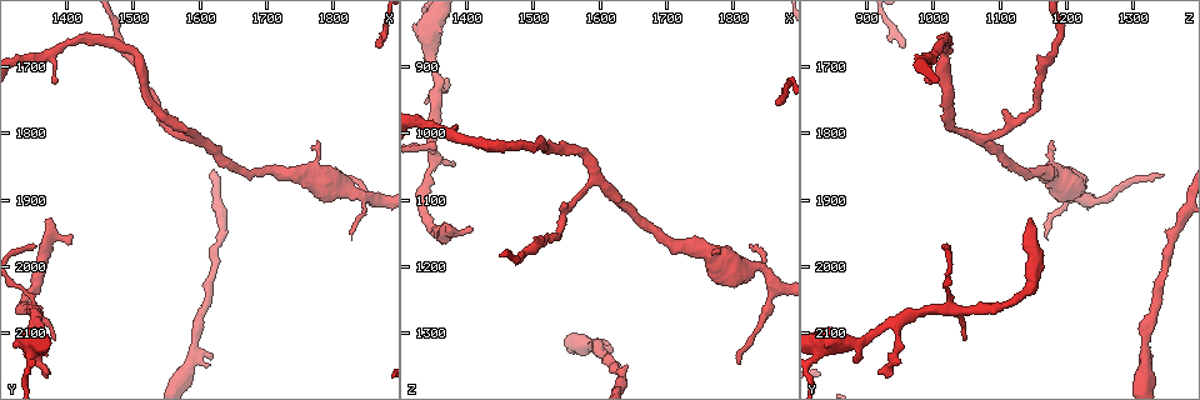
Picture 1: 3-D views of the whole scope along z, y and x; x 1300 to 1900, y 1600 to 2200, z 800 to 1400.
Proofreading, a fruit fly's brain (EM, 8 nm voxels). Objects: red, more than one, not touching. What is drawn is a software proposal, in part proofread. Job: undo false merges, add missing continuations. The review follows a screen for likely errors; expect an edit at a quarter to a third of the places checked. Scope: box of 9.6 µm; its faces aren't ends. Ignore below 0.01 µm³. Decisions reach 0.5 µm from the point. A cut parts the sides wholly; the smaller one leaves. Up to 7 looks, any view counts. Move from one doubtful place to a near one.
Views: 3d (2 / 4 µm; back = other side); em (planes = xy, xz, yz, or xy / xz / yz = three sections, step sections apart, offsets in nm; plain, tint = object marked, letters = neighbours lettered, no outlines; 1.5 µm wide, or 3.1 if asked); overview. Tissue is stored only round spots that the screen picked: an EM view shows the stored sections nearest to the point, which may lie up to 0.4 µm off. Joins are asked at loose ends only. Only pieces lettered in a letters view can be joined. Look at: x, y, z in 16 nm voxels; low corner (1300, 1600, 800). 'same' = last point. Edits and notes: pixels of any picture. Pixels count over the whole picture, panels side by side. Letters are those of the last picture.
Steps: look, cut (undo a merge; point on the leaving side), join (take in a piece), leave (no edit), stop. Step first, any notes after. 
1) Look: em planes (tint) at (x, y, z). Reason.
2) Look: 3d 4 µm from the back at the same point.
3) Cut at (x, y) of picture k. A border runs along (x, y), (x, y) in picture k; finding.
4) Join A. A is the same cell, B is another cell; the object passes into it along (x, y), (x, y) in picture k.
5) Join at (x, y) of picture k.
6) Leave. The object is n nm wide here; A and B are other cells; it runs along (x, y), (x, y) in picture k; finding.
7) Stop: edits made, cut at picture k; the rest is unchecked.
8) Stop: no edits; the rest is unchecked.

Look: em planes (letters) at (1615, 2135, 1330). Free end.

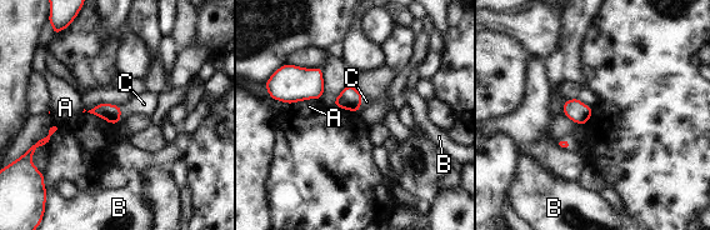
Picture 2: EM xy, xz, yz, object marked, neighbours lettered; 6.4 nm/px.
Join C. C is the same cell, A and B are other cells; the object passes into it along (110, 113), (120, 114), (144, 104) in picture 2; it goes on there.

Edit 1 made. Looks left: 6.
Look: overview.

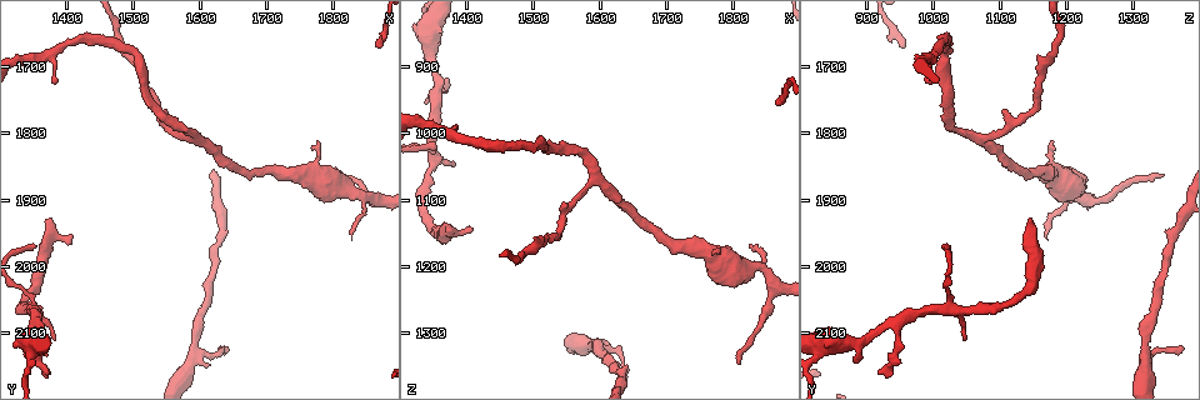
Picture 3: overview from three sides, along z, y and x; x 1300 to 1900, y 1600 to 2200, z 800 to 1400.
Look: 3d 4 µm at (1365, 1930, 1145). Branch stops here.

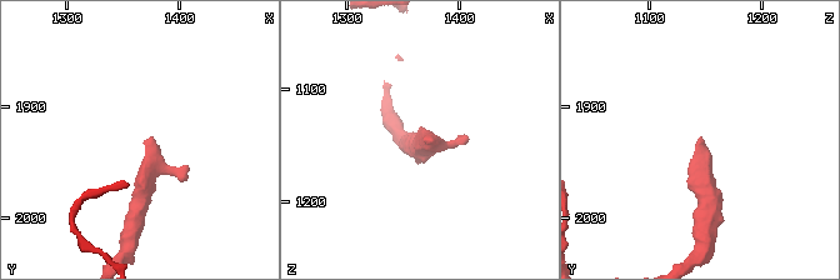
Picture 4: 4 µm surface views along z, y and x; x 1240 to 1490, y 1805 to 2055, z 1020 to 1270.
Look: em xy step 8 (letters) at (1368, 1932, 1146).

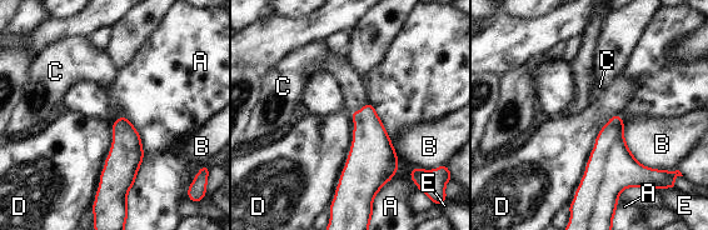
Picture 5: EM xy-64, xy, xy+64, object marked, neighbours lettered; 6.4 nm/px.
Look: em planes (letters) at the same point. Cut it another way.

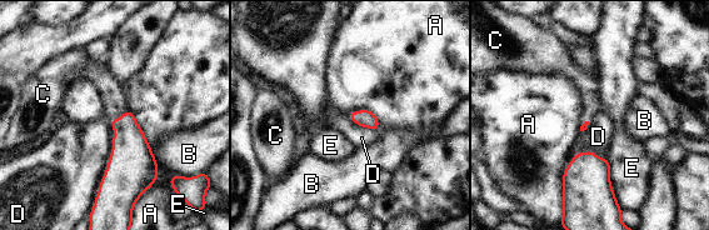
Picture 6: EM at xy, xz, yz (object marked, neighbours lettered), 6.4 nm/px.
Join C. C is the same cell, A, B, D and E are other cells; the object passes into it along (131, 153), (120, 116), (115, 94) in picture 6; the cell continues.

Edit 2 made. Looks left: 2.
Stop: edits made, join at picture 2, join at picture 6; the rest is unchecked.

